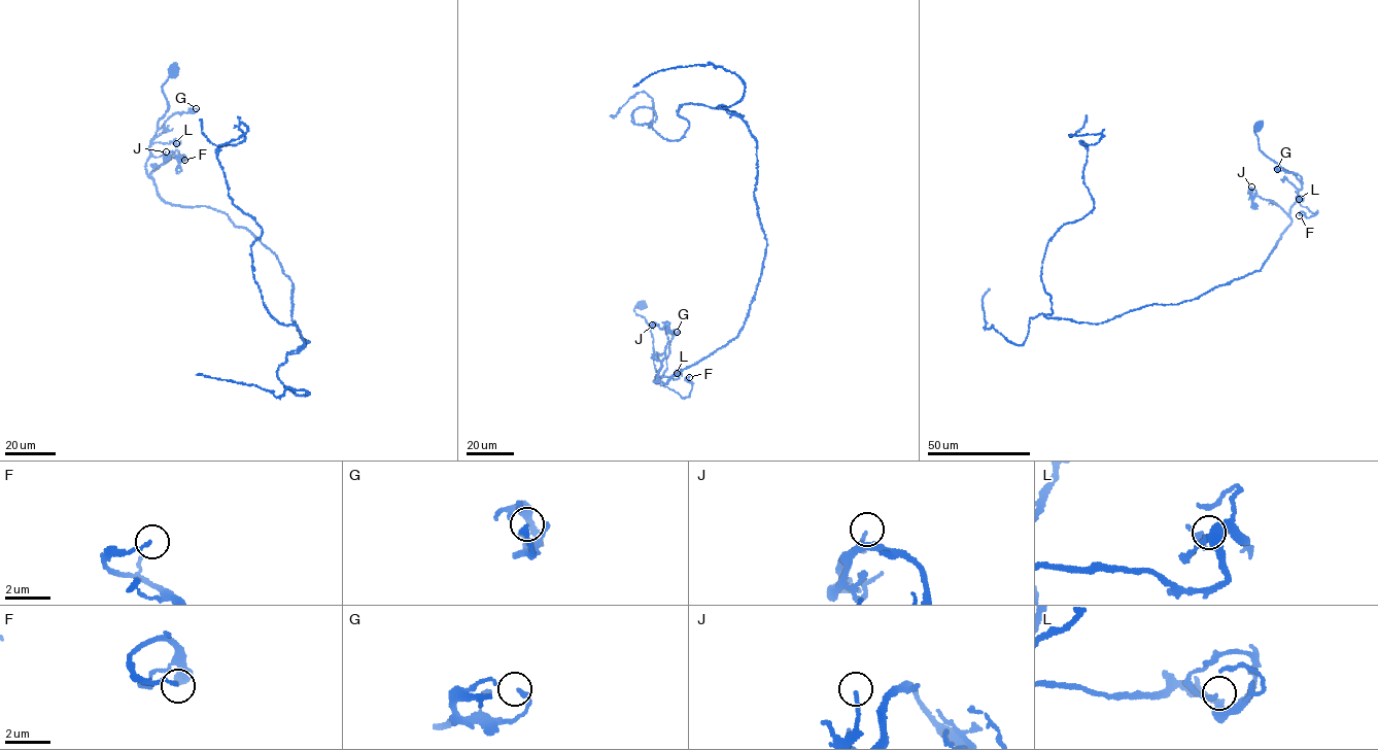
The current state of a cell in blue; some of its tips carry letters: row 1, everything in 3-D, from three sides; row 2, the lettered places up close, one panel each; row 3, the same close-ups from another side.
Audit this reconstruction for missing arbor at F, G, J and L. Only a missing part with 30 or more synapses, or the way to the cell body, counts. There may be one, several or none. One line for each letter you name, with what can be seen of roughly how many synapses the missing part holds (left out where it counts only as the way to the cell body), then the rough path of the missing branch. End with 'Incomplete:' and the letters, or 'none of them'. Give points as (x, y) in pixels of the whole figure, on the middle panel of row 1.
Incomplete: none of them

